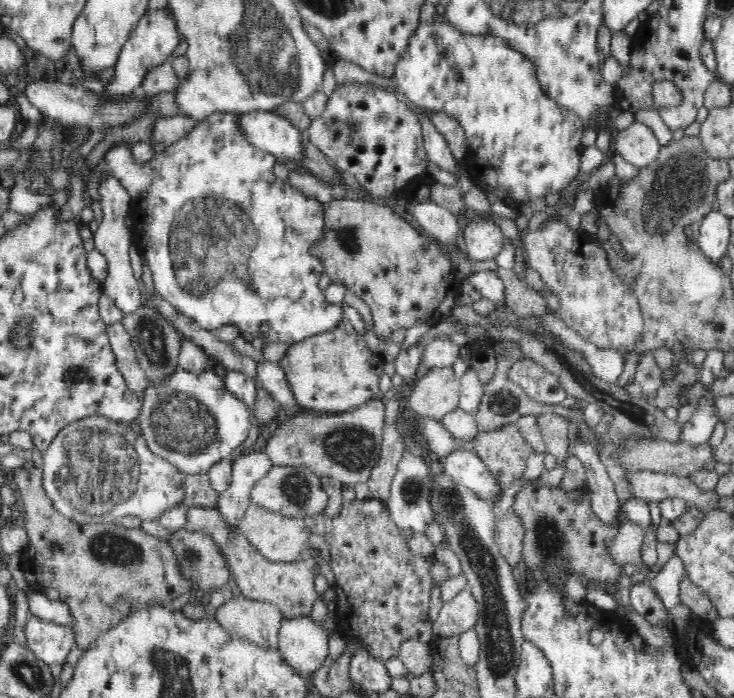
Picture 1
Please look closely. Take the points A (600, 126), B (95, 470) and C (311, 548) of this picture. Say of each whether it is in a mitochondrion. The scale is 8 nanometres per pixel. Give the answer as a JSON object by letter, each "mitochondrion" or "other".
{"A":"other","B":"mitochondrion","C":"other"}

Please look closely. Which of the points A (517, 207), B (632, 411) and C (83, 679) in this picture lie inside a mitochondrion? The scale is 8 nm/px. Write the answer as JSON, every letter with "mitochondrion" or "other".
{"A":"other","B":"mitochondrion","C":"other"}

